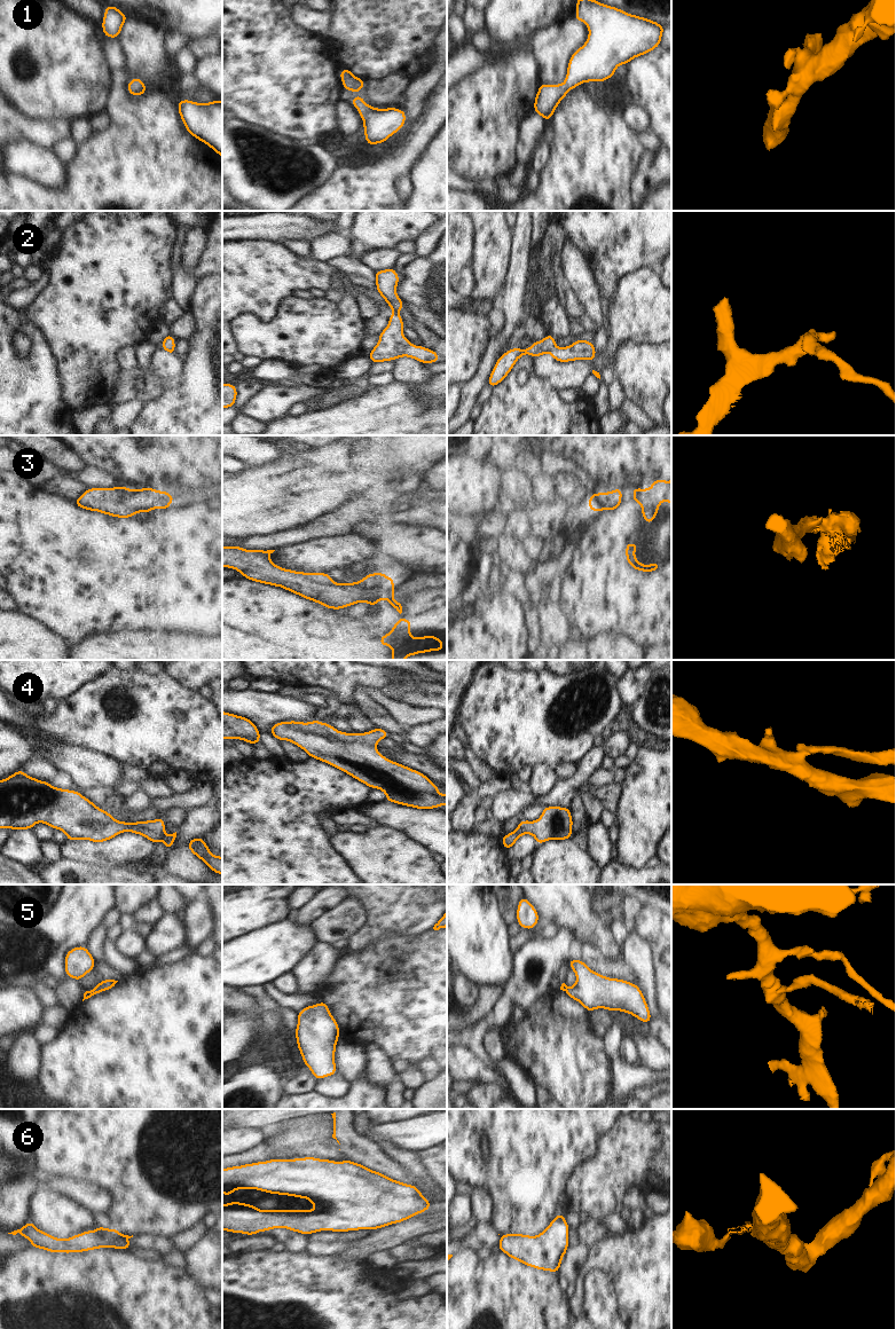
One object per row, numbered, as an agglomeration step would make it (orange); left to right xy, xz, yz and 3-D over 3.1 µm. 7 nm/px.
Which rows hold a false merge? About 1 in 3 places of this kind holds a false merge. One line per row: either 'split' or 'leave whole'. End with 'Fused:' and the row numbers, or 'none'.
1: leave whole
2: leave whole
3: split
4: leave whole
5: leave whole
6: split
Fused: 3, 6

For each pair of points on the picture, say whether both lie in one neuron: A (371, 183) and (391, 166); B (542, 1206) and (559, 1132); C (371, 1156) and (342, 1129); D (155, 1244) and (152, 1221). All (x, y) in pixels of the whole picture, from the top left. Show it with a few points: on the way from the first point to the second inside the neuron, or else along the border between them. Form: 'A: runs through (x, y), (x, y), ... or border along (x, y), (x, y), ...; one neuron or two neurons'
A: runs through (376, 181), (386, 171); one neuron
B: runs through (542, 1188), (542, 1150); one neuron
C: runs through (364, 1150), (348, 1135); one neuron
D: border along (126, 1235), (150, 1234), (170, 1239); two neurons

